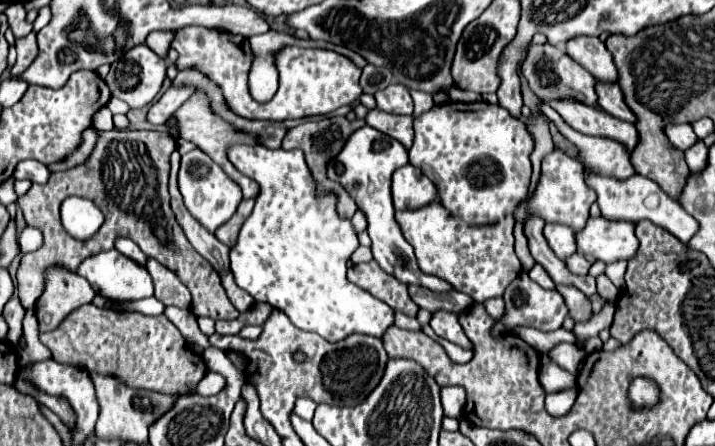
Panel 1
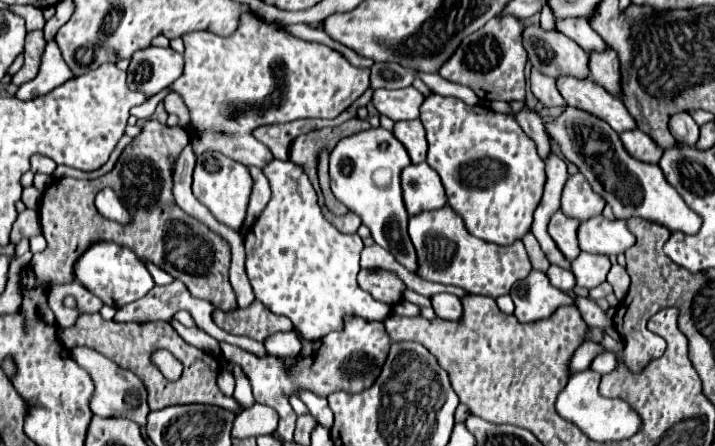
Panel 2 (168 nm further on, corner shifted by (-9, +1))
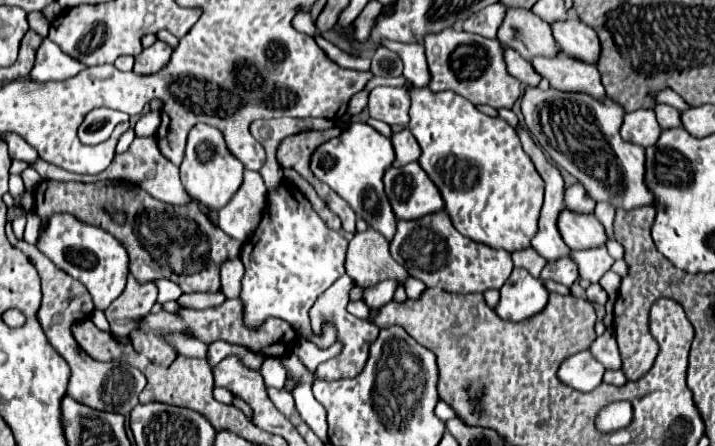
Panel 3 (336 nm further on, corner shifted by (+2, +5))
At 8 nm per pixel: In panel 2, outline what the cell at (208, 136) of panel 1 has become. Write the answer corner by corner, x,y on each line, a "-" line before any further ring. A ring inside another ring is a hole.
248,166
248,170
250,170
250,176
254,180
254,190
252,190
252,196
250,196
244,228
250,228
256,222
256,216
260,216
260,212
264,210
264,206
270,200
270,186
268,186
268,180
262,174
262,170
256,168
256,166

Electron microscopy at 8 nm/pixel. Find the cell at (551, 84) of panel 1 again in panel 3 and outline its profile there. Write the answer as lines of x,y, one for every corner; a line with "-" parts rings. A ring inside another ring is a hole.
507,8
497,40
517,50
525,60
531,60
533,56
557,54
557,42
551,36
549,24
525,8

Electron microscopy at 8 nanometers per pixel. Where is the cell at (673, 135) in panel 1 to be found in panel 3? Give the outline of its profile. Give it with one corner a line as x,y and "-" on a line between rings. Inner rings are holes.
657,104
655,106
655,114
657,114
657,122
663,130
667,128
679,128
681,126
681,118
679,118
679,110
669,106
669,104

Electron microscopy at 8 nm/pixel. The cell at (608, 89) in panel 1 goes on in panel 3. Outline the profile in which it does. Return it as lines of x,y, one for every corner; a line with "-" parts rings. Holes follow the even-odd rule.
577,16
551,24
553,30
553,38
555,42
571,56
585,60
589,64
597,64
597,56
601,52
599,46
599,38
593,32
593,28
589,28
585,22
581,22

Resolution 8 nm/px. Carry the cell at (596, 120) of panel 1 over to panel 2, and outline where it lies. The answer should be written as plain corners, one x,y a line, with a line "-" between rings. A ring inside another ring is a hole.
560,76
558,90
568,106
580,108
600,120
606,120
612,130
618,134
624,130
634,130
636,122
632,120
630,112
626,110
624,102
612,94
608,94
604,88
600,88
596,82
588,80
576,80
568,76

